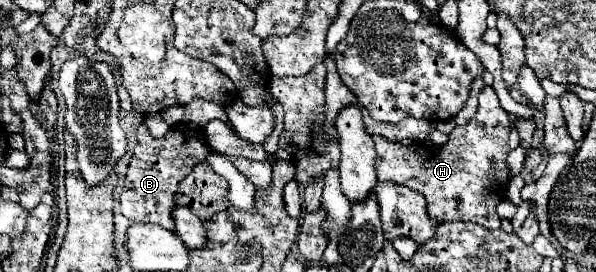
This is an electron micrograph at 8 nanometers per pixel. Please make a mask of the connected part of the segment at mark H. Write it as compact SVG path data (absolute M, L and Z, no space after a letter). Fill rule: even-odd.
M493 87L479 93L479 111L463 125L455 127L447 145L419 149L415 145L391 143L381 135L373 135L377 151L379 181L395 181L419 191L427 199L427 215L435 221L473 221L487 229L499 229L501 219L495 205L505 199L509 171L505 157L509 149L511 121L499 105Z

